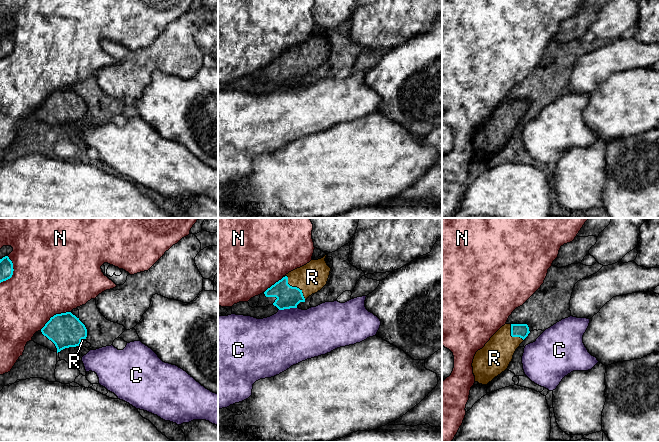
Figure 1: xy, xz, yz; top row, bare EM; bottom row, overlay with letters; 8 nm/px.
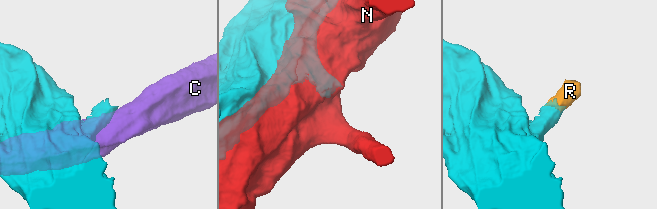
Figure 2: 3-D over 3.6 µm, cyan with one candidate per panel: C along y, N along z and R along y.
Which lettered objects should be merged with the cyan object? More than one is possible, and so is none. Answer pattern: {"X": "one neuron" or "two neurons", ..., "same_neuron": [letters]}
{"C": "two neurons", "N": "two neurons", "R": "one neuron", "same_neuron": ["R"]}

